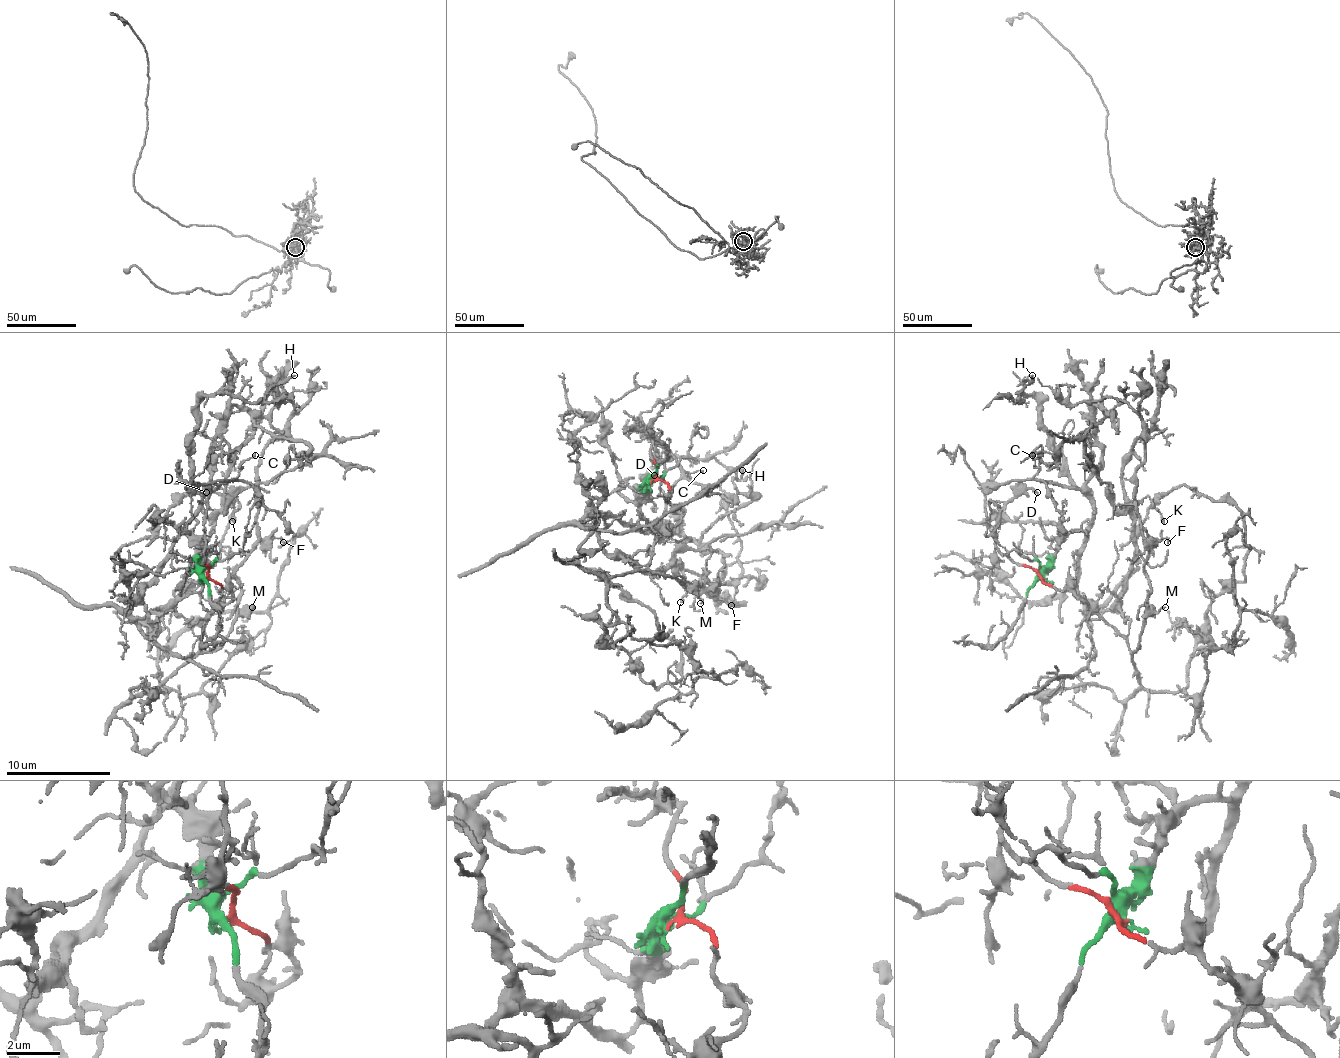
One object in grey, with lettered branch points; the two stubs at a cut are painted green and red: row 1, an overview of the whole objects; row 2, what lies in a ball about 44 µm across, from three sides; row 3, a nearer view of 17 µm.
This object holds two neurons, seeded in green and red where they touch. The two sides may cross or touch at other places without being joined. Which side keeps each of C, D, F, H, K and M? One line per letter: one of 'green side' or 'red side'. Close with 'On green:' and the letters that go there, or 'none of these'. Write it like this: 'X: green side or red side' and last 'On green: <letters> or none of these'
C: green side
D: red side
F: red side
H: green side
K: green side
M: red side
On green: C, H, K

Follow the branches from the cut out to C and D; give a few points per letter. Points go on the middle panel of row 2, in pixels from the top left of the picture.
C: (651, 479), (641, 507), (646, 523), (641, 528), (646, 531), (662, 515), (664, 499), (677, 479), (703, 471)
D: (651, 479), (656, 466), (651, 453), (654, 434), (656, 468), (654, 476)

